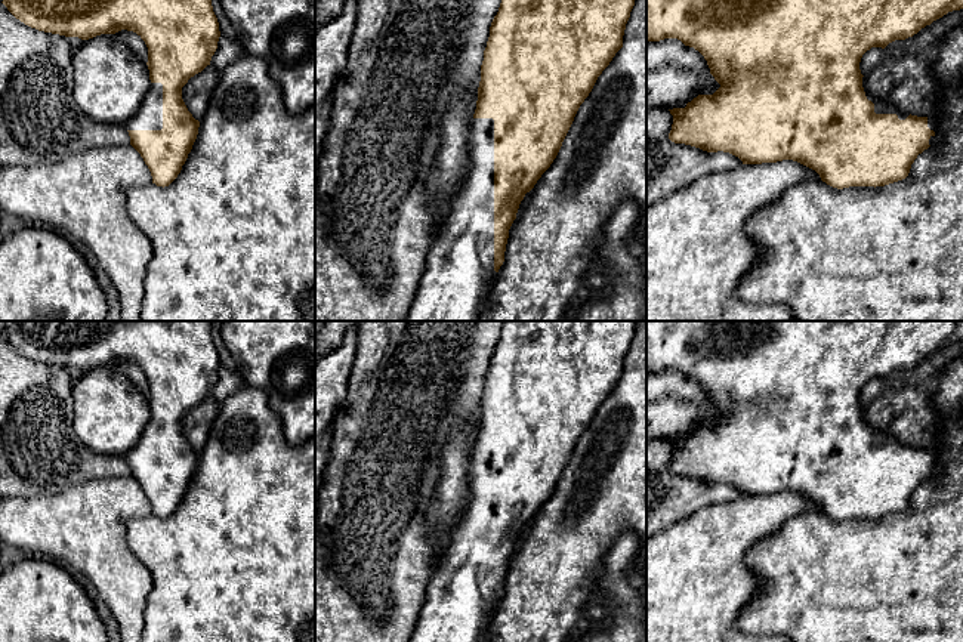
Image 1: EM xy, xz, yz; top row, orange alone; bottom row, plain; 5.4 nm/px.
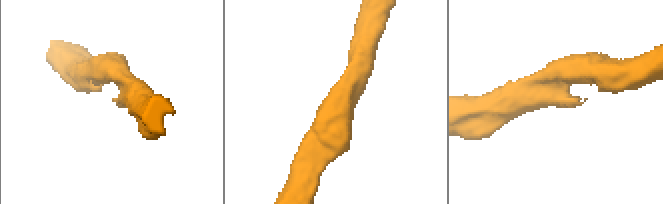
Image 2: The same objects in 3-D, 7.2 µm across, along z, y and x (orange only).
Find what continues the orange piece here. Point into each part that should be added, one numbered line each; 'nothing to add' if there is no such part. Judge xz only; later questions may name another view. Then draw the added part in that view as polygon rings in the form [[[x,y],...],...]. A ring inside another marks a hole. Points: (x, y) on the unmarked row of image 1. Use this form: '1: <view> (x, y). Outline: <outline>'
1: xz (459, 604). Outline: [[[472,450],[470,500],[429,583],[410,642],[481,642],[494,602],[494,451]]]

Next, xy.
1: xy (150, 447). Outline: [[[151,414],[139,441],[124,454],[126,462],[163,460],[163,416]]]

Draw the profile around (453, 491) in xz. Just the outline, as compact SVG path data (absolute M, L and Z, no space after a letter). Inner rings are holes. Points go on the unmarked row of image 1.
M463 422L456 426L438 459L441 476L426 513L428 535L432 538L438 562L445 555L451 534L470 500L469 470L476 432L478 423Z

